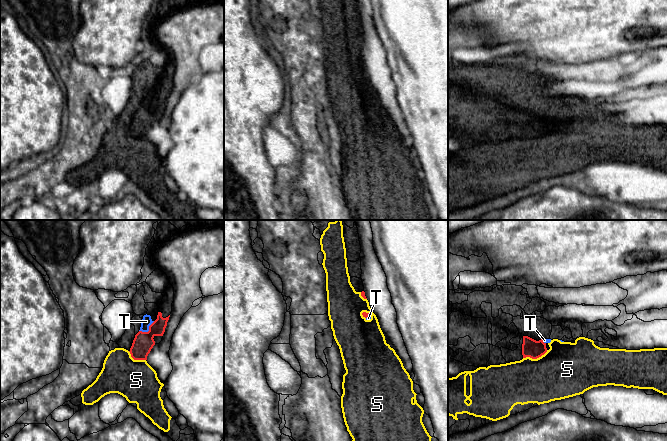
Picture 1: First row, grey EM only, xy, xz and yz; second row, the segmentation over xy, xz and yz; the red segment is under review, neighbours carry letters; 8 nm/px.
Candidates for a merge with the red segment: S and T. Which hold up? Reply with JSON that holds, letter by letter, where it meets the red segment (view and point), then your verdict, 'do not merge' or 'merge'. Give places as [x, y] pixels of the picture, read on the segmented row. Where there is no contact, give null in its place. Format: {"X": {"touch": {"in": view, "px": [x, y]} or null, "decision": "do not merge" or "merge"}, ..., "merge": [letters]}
{"S": {"touch": {"in": "yz", "px": [535, 358]}, "decision": "do not merge"}, "T": {"touch": {"in": "xy", "px": [149, 330]}, "decision": "merge"}, "merge": ["T"]}

